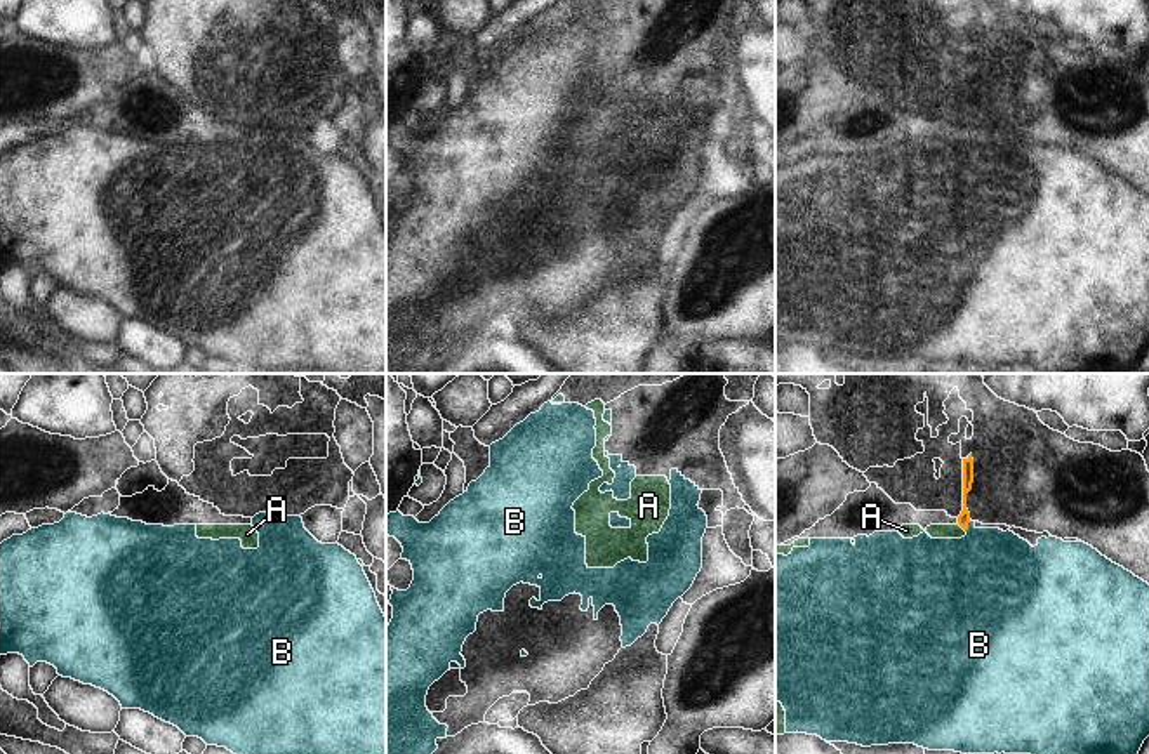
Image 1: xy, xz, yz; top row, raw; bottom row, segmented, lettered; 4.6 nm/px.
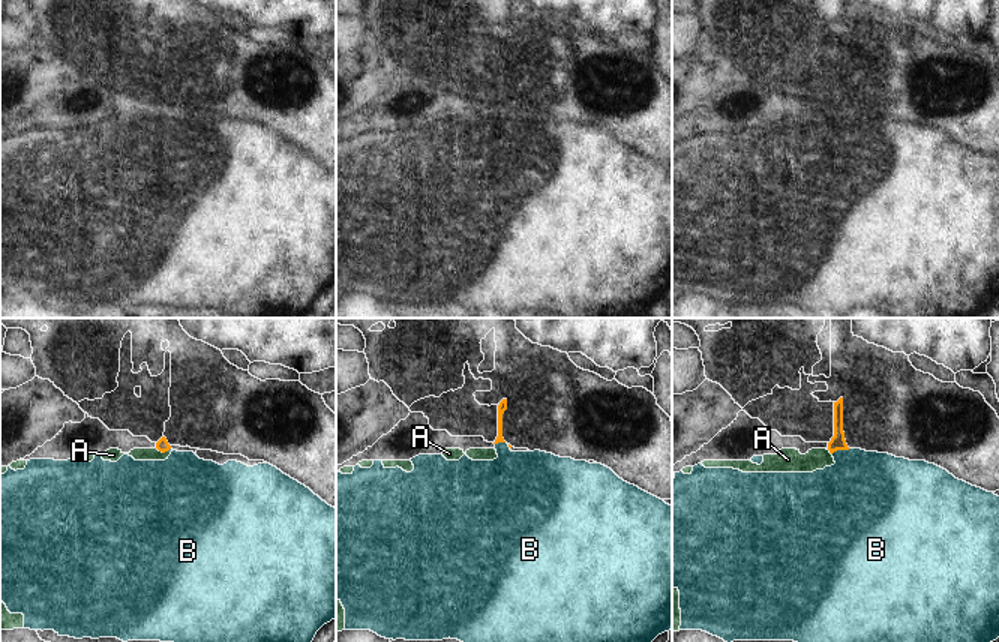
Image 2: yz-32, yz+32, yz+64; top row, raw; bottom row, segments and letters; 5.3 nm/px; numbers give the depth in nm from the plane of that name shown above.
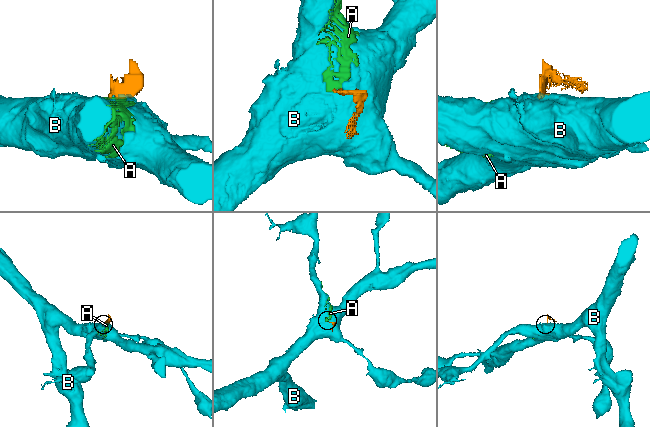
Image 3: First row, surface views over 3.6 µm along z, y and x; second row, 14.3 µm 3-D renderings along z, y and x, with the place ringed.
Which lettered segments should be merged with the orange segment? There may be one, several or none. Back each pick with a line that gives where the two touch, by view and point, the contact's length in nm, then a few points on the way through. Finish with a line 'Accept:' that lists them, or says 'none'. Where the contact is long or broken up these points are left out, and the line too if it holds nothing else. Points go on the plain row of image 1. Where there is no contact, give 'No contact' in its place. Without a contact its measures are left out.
Accept: none

